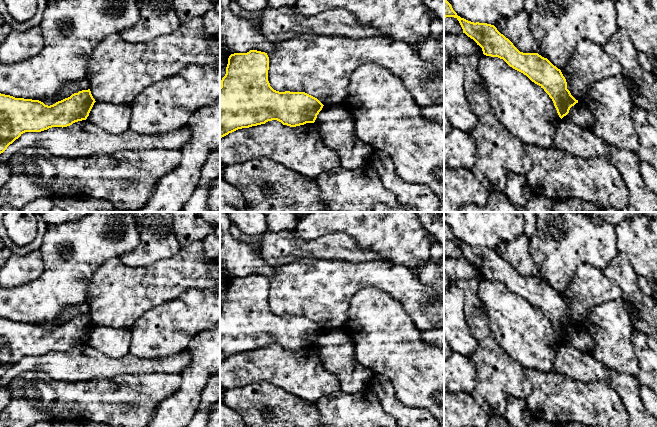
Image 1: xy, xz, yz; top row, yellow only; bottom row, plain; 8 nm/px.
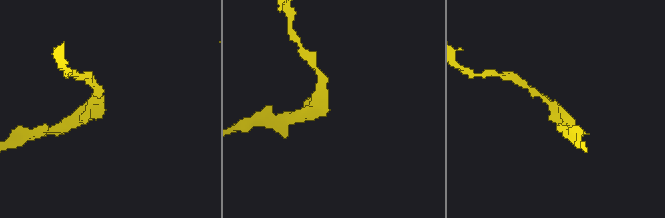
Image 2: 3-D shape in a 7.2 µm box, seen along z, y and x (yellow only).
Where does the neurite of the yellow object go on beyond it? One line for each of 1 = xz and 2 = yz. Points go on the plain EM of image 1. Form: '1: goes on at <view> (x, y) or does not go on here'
1: does not go on here
2: does not go on here

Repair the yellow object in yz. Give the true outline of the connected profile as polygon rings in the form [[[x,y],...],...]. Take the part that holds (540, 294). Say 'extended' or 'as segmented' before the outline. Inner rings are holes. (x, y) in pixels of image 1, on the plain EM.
as segmented | [[[444,223],[444,242],[456,242],[468,261],[482,272],[483,278],[503,283],[510,291],[526,299],[539,309],[552,323],[562,343],[578,327],[567,313],[567,306],[560,293],[538,277],[520,276],[494,249],[471,246],[461,242]]]

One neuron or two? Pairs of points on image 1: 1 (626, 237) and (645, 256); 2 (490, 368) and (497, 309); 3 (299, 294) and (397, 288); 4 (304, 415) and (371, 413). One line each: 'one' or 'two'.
1: one
2: two
3: one
4: two

